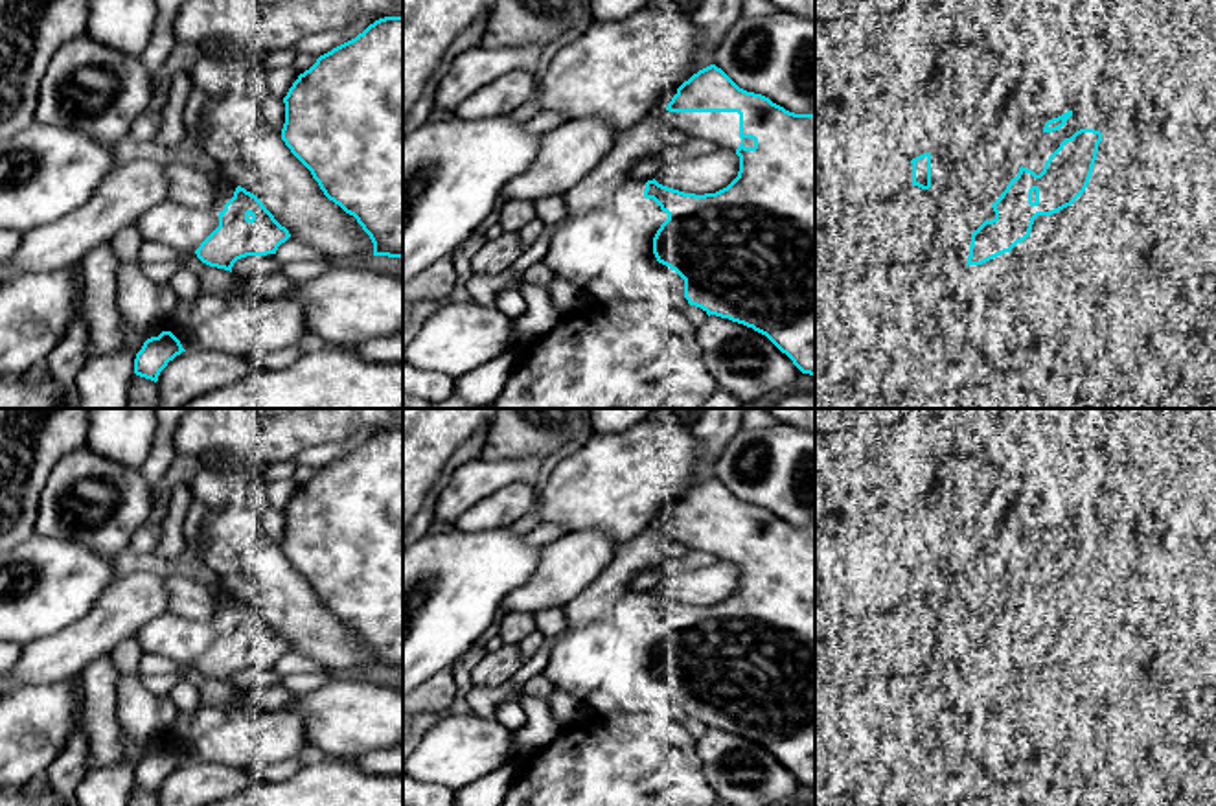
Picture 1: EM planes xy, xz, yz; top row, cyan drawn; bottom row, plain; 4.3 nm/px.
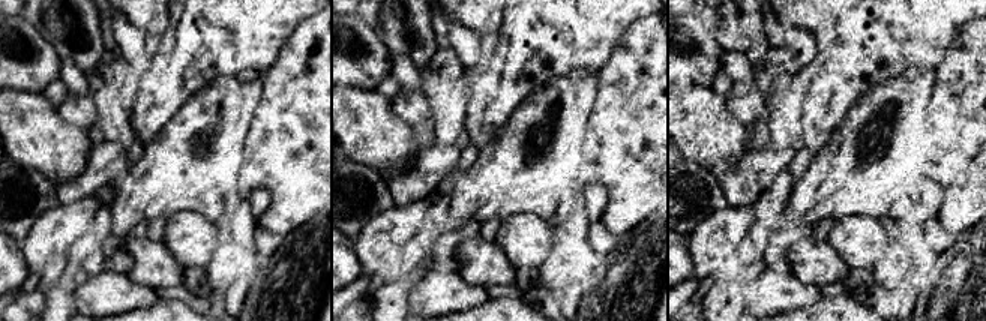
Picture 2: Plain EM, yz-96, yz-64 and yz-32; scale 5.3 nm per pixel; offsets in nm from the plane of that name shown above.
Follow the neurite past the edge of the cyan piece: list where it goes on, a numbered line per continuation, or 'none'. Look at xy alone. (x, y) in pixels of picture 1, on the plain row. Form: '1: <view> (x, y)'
1: xy (223, 604)

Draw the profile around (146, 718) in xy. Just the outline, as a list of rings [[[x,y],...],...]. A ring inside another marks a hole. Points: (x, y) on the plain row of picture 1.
[[[118,674],[116,718],[121,729],[147,753],[158,749],[173,729],[178,710],[169,697],[151,694],[142,677]]]

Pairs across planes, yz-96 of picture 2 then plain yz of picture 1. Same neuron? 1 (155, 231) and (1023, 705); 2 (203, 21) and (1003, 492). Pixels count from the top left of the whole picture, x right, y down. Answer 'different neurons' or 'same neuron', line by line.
1: different neurons
2: different neurons

